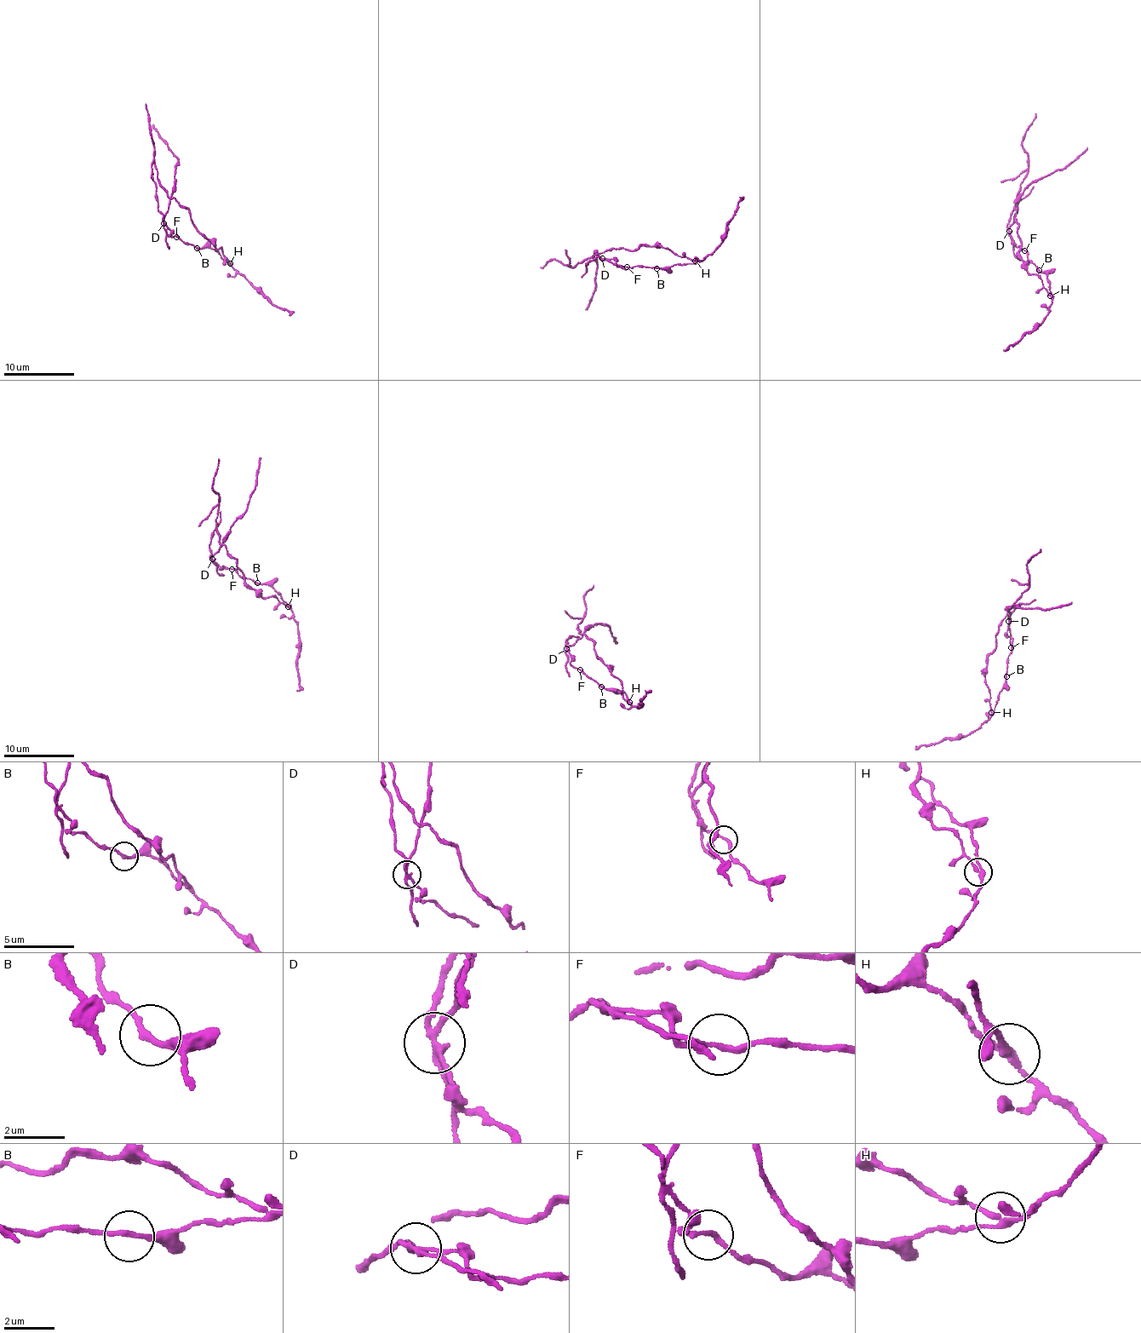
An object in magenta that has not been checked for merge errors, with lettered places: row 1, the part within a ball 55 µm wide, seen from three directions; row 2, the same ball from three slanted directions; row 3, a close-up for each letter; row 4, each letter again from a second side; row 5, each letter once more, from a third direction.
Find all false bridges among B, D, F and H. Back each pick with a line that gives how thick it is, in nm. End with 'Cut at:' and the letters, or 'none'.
D: 190 nm thick
H: 200 nm thick
Cut at: D, H

